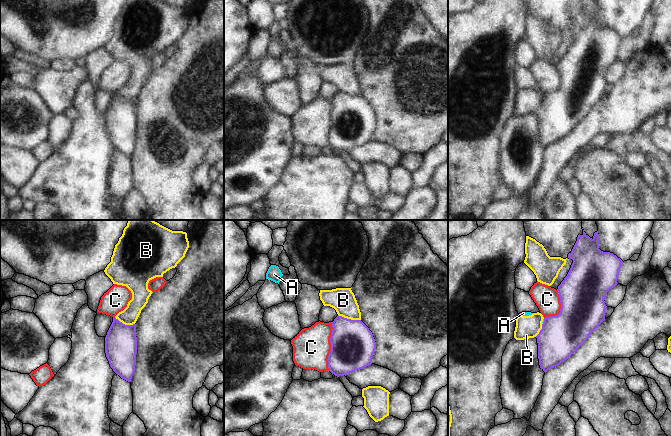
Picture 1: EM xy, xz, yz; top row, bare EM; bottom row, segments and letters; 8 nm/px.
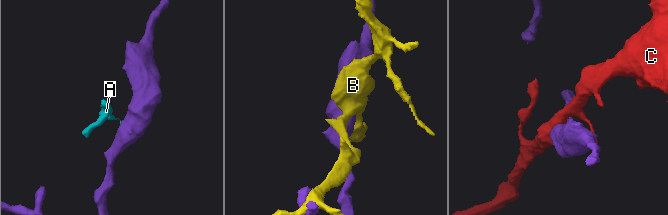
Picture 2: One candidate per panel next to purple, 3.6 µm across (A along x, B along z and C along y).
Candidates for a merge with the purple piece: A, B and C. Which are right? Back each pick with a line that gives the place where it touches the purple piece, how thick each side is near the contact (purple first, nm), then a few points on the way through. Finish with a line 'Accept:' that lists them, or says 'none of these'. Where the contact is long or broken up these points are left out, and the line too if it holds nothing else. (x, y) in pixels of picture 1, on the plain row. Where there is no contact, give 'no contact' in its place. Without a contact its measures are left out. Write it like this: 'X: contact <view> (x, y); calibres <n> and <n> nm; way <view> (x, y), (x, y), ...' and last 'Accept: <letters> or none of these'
Accept: none of these

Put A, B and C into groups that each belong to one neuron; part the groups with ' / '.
A B / C

